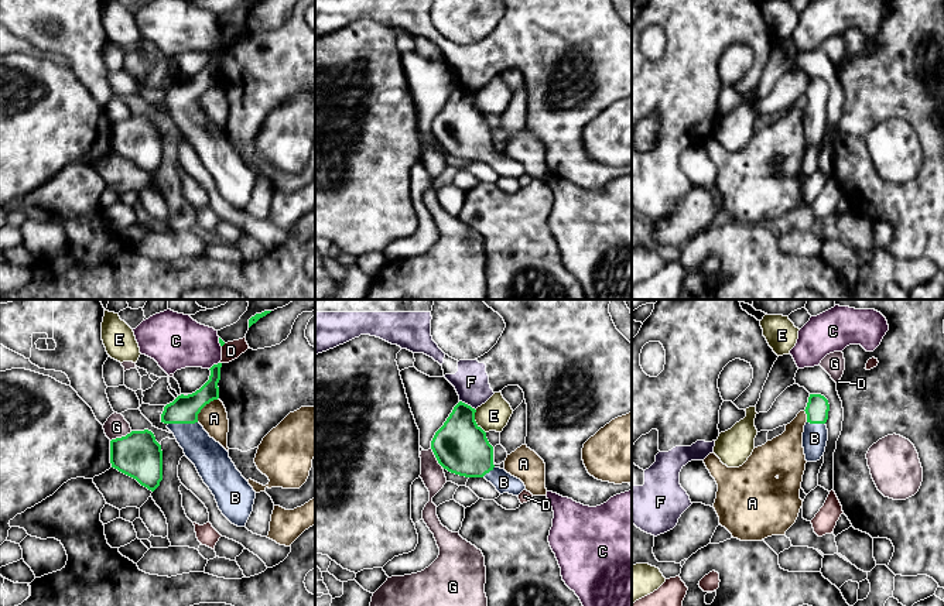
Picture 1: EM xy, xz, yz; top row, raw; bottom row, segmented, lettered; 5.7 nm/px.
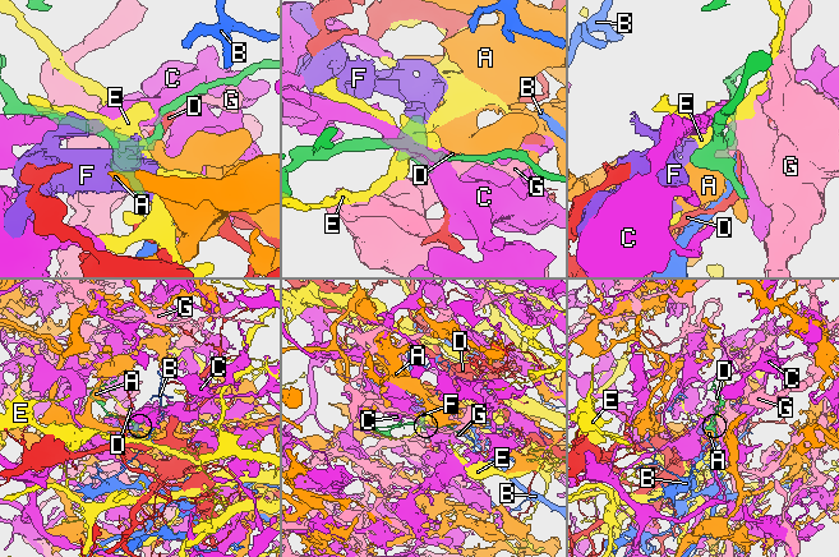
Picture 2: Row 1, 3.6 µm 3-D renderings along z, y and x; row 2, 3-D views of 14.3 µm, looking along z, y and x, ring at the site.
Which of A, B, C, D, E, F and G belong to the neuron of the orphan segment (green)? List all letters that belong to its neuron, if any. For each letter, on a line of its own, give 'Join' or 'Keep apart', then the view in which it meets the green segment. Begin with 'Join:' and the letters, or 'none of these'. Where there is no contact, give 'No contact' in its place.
Join: B
A: Keep apart. Touches green in xy
B: Join. Touches green in xy
C: Keep apart. Touches green in xy
D: Keep apart. No contact
E: Keep apart. Touches green in xz
F: Keep apart. Touches green in xz
G: Keep apart. Touches green in xy

